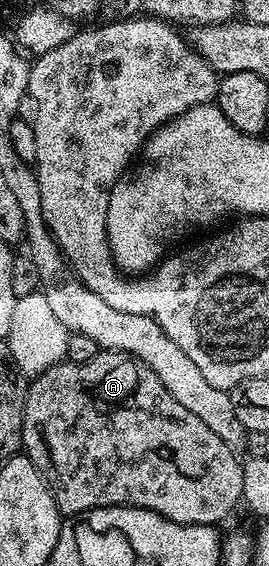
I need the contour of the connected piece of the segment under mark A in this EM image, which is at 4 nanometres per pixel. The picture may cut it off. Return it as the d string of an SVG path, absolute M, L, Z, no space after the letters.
M100 351L88 362L76 362L71 359L63 363L52 365L44 373L40 373L31 378L24 395L24 440L22 442L23 452L32 460L34 467L43 475L44 482L52 488L52 494L56 500L56 506L61 514L71 515L90 511L98 507L110 507L111 505L133 505L139 509L149 509L174 523L183 525L214 525L219 526L223 517L228 517L232 513L232 508L242 501L242 479L244 478L244 466L237 450L231 449L198 415L186 411L166 387L162 387L162 379L146 367L137 357L131 357L129 353L114 353L111 351Z

